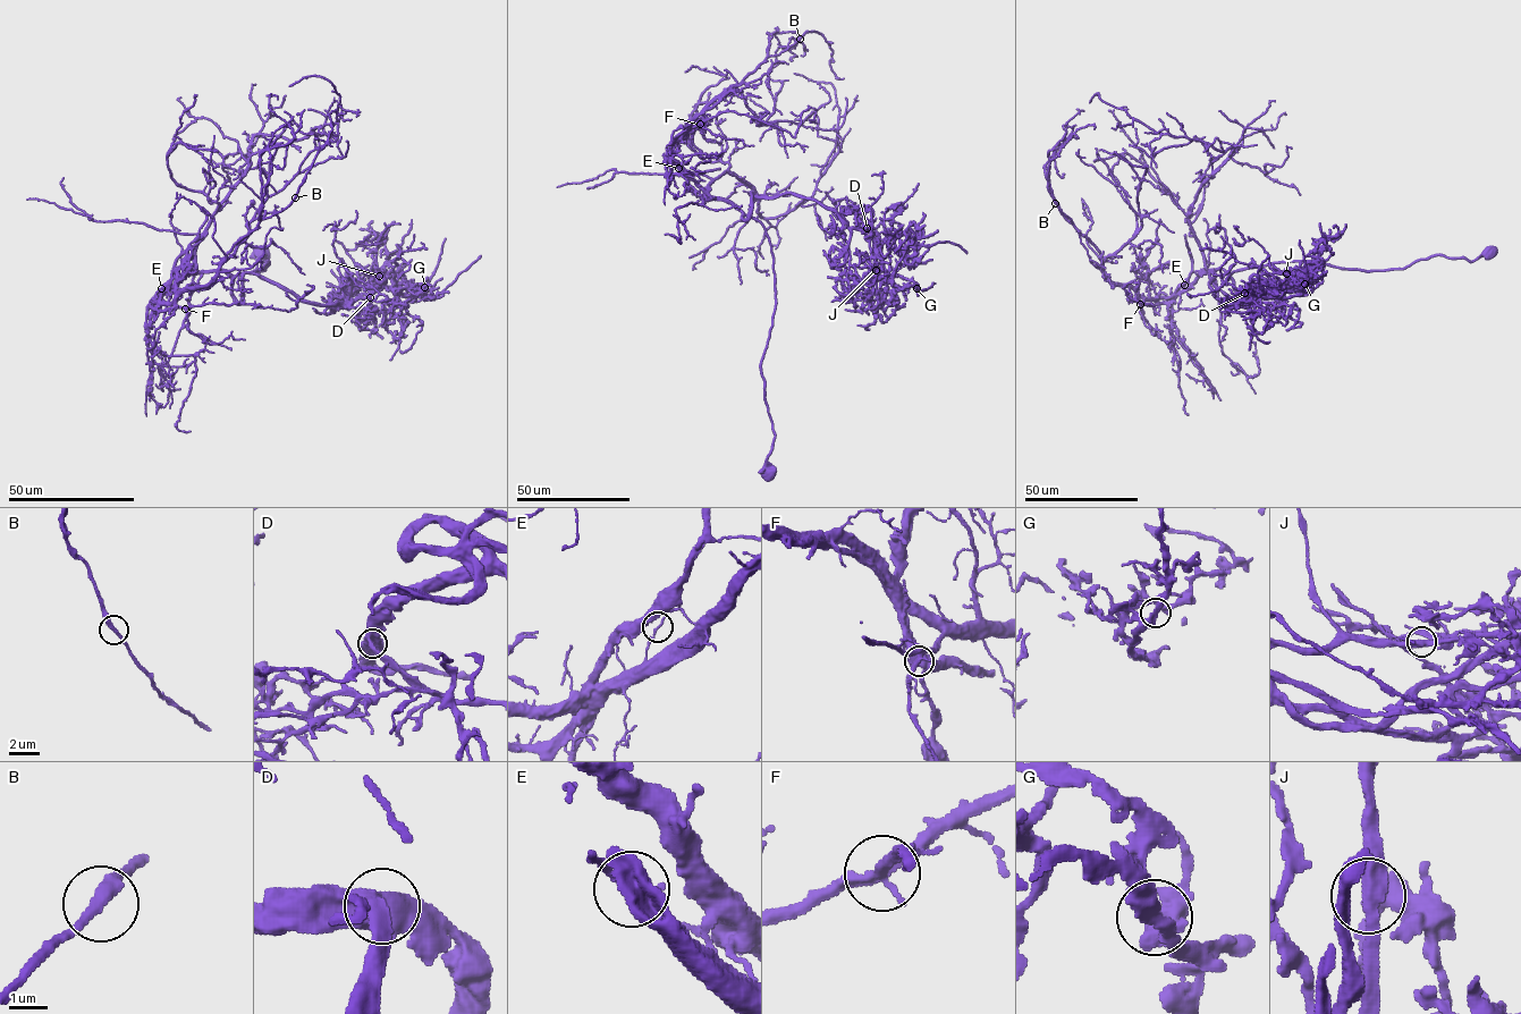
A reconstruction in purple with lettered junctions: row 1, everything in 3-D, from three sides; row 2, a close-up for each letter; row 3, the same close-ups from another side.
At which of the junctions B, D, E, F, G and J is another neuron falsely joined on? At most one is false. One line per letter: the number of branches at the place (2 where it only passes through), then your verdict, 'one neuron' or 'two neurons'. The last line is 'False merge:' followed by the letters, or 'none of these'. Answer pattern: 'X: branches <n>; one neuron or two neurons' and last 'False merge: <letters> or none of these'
B: branches 2; one neuron
D: branches 2; one neuron
E: branches 2; two neurons
F: branches 2; one neuron
G: branches 2; one neuron
J: branches 2; one neuron
False merge: E

